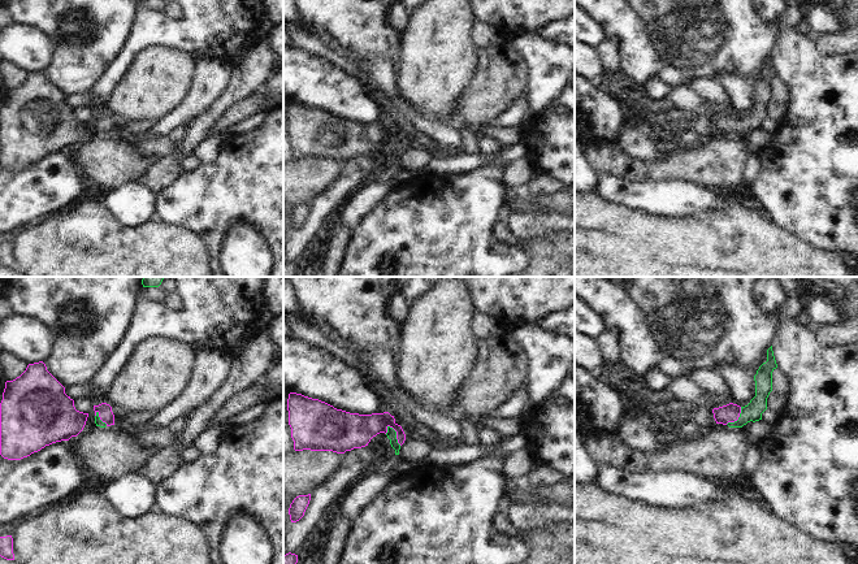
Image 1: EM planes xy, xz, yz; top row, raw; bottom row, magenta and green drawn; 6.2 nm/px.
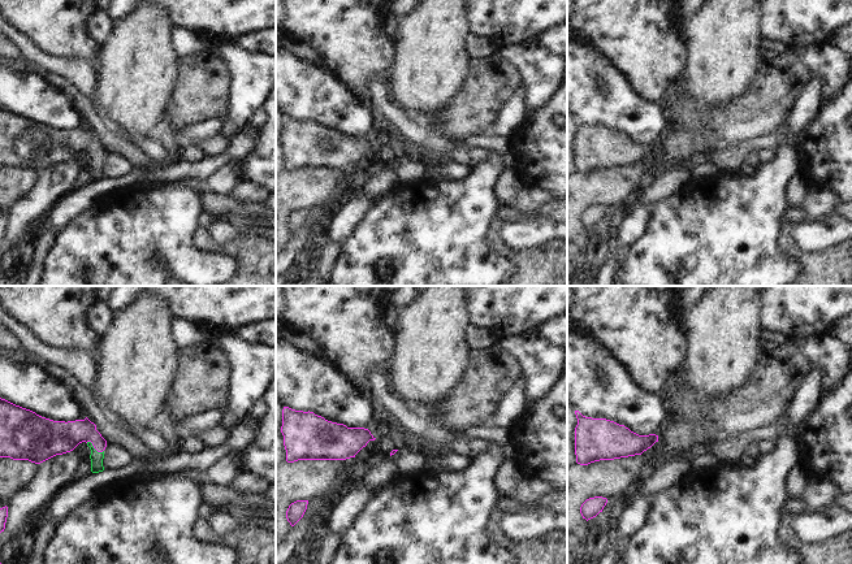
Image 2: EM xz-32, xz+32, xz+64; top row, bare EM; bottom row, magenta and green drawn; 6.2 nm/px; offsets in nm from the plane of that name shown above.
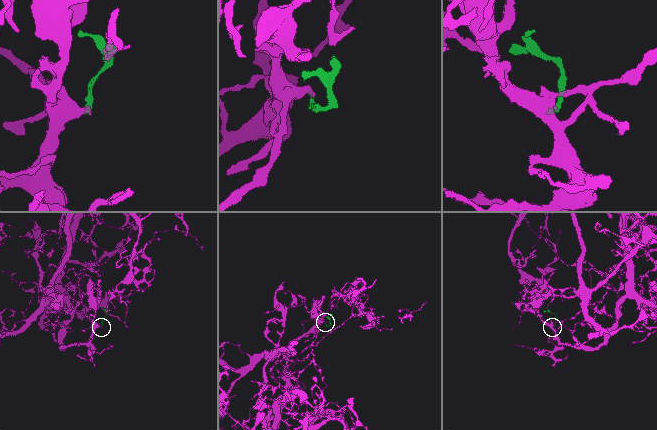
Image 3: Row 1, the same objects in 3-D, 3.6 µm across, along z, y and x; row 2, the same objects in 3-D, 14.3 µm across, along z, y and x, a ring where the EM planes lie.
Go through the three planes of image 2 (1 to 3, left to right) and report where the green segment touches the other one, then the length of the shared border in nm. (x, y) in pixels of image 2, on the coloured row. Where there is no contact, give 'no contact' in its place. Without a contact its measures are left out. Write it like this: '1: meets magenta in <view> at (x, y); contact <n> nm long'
1: meets magenta in xz-32 at (94, 447); contact 130 nm long
2: no contact
3: no contact

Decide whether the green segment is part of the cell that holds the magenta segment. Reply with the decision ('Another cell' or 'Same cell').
Same cell

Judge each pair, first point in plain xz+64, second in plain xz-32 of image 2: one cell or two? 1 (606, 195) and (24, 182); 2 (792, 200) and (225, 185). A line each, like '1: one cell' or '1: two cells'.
1: one cell
2: one cell

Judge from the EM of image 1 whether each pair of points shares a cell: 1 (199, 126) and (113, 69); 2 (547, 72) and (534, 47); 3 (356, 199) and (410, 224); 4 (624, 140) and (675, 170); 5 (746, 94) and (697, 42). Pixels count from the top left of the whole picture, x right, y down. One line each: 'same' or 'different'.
1: different
2: same
3: different
4: different
5: different

